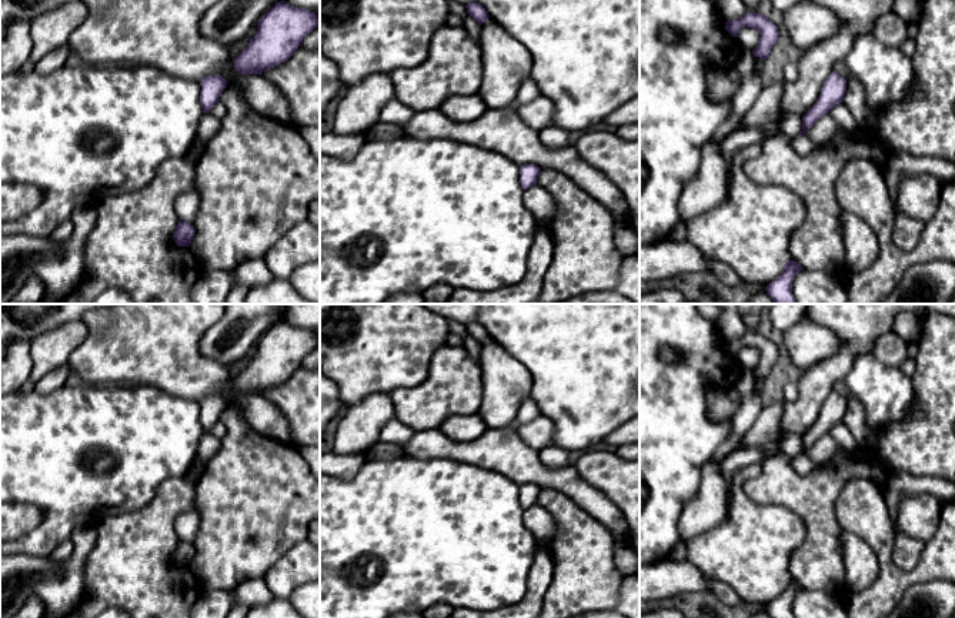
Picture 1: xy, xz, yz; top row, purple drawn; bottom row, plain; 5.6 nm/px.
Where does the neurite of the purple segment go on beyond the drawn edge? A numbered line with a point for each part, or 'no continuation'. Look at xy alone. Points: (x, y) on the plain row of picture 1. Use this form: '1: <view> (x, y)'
no continuation

